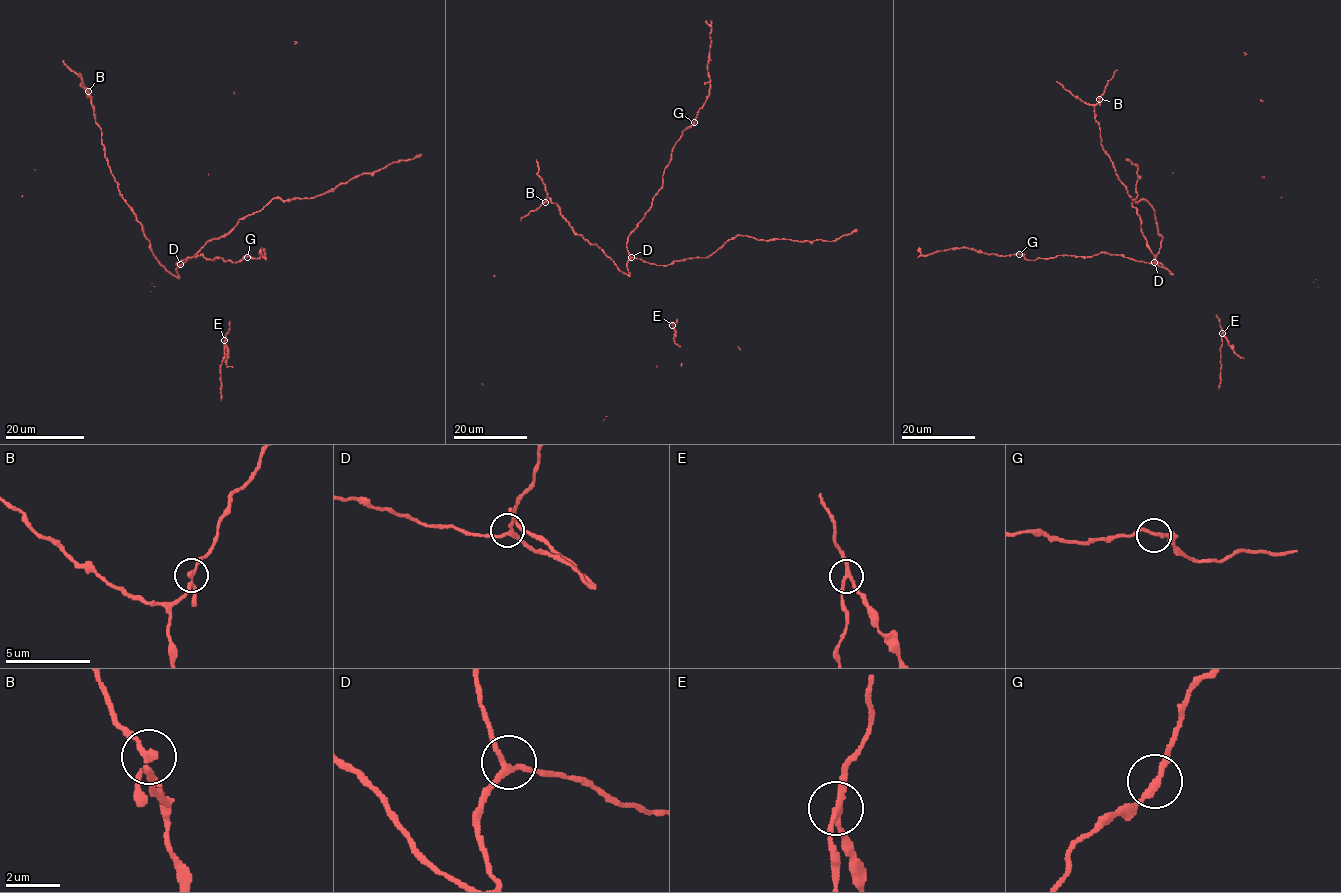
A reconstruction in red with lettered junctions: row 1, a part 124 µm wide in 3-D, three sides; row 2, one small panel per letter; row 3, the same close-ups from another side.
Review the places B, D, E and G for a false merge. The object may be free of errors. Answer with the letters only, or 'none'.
E

